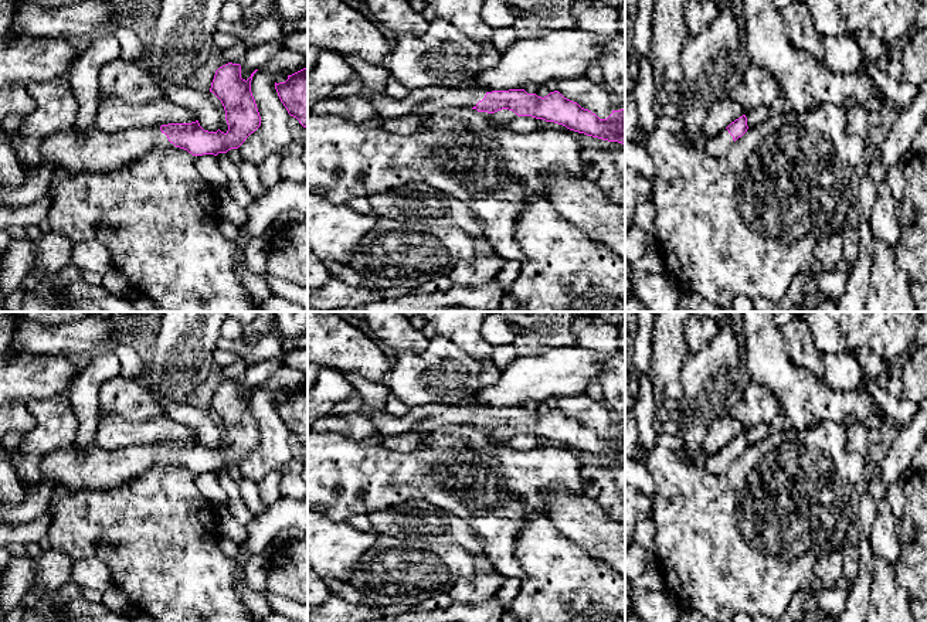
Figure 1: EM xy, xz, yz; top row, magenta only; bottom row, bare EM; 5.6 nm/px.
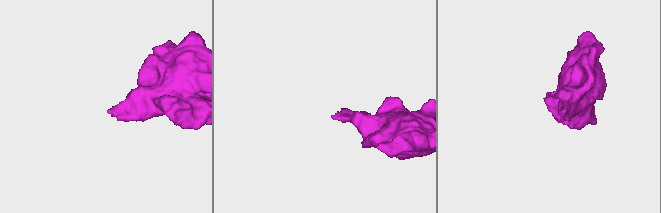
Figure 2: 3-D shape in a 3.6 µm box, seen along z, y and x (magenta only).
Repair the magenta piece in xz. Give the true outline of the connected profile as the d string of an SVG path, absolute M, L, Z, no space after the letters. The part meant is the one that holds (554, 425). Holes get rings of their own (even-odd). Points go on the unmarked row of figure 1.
M466 398L458 405L418 405L404 417L395 417L386 409L366 408L378 435L393 436L410 431L418 424L429 429L452 425L472 425L478 429L495 431L502 426L513 428L517 434L532 434L554 439L570 448L608 459L625 462L625 425L612 428L607 436L581 425L564 415L558 408L541 415L524 407L492 408Z

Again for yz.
M743 432L731 439L716 455L709 456L704 470L713 475L721 475L731 462L747 449L747 446L747 435Z

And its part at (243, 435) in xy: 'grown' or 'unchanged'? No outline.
grown

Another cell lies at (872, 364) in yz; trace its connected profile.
M856 347L852 350L852 353L856 356L859 364L862 366L862 370L865 375L867 377L882 377L887 378L889 375L889 363L880 358L876 353L873 353L867 347Z

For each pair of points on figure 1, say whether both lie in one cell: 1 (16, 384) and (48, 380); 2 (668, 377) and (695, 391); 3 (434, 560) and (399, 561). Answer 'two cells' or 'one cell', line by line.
1: one cell
2: two cells
3: one cell

